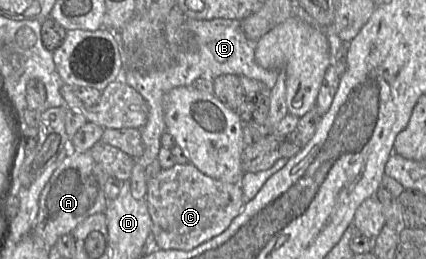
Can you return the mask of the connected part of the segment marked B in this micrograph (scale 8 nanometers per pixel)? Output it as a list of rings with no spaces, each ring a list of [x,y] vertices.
[[[187,18],[185,20],[185,25],[187,28],[187,37],[185,38],[185,40],[182,42],[182,44],[179,47],[178,53],[176,55],[176,58],[174,59],[174,62],[167,68],[163,69],[163,70],[158,70],[158,71],[153,71],[153,72],[149,72],[149,73],[142,73],[142,72],[138,72],[135,70],[129,70],[129,69],[123,69],[122,71],[122,75],[121,78],[132,88],[134,88],[146,101],[147,105],[148,105],[148,120],[147,123],[145,124],[145,126],[143,126],[142,128],[140,128],[140,132],[141,132],[141,138],[142,138],[142,142],[144,145],[144,154],[142,155],[141,158],[139,159],[135,159],[135,160],[140,160],[141,163],[143,164],[144,167],[146,167],[147,165],[149,165],[151,162],[153,162],[156,158],[158,158],[158,153],[159,150],[161,148],[161,136],[163,135],[164,132],[166,132],[166,124],[165,124],[165,120],[164,120],[164,107],[163,107],[163,97],[164,95],[170,91],[171,89],[175,88],[175,87],[191,87],[192,83],[194,80],[198,79],[198,78],[203,78],[203,79],[207,79],[207,80],[211,80],[213,81],[216,77],[220,76],[220,75],[225,75],[225,74],[233,74],[233,75],[237,75],[237,76],[245,76],[251,79],[255,79],[258,80],[260,82],[262,82],[267,90],[271,90],[273,88],[273,86],[276,83],[279,71],[278,70],[273,70],[273,69],[265,69],[263,67],[261,67],[260,65],[257,64],[257,62],[255,61],[255,44],[256,42],[249,40],[241,27],[241,20],[237,20],[237,19],[224,19],[224,18],[215,18],[215,19],[210,19],[210,20],[195,20],[195,19],[191,19],[191,18]]]

